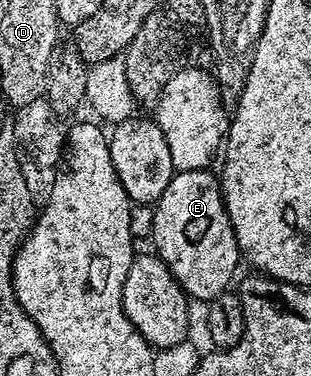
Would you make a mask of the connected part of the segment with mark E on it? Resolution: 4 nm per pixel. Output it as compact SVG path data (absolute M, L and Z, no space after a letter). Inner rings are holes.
M210 170L175 171L169 185L154 204L155 216L151 239L154 250L163 259L186 296L192 300L210 301L228 290L236 278L235 266L241 263L241 252L233 225L223 203L223 189Z

